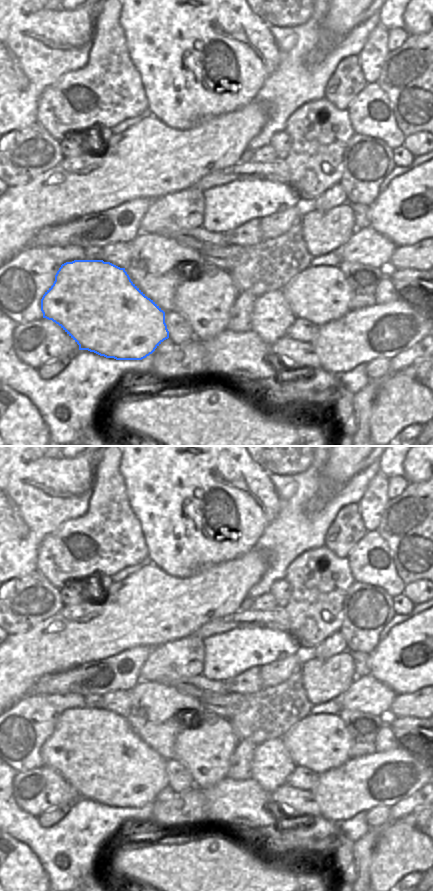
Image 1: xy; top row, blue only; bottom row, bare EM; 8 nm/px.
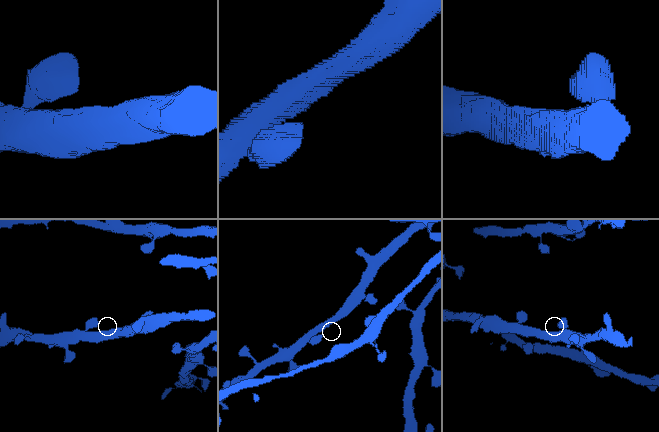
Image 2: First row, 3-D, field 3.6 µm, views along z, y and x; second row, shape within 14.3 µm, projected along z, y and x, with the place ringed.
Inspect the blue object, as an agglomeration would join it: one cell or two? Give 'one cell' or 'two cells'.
one cell

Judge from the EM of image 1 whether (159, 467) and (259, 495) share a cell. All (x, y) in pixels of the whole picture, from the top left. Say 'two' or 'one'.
one

